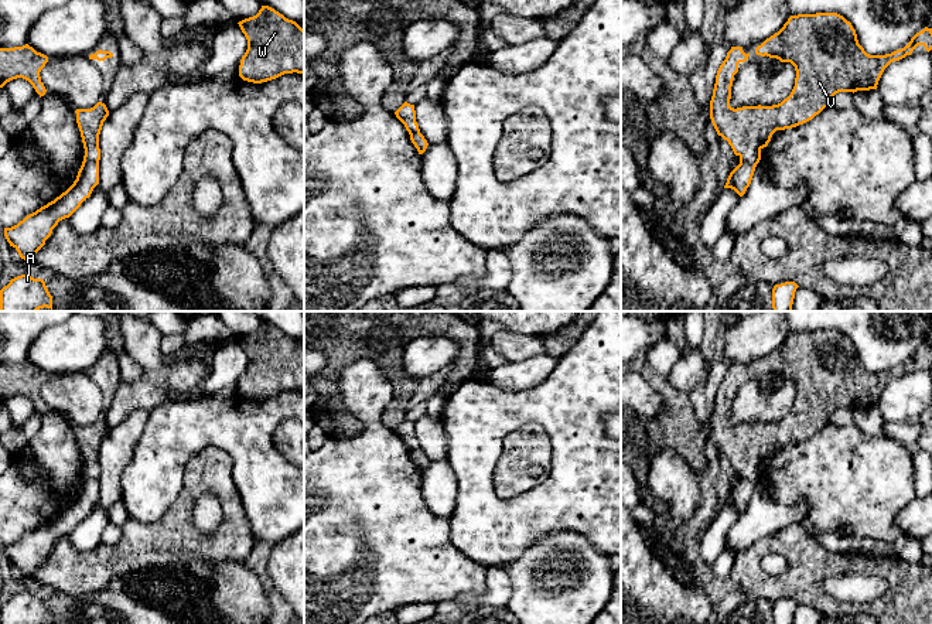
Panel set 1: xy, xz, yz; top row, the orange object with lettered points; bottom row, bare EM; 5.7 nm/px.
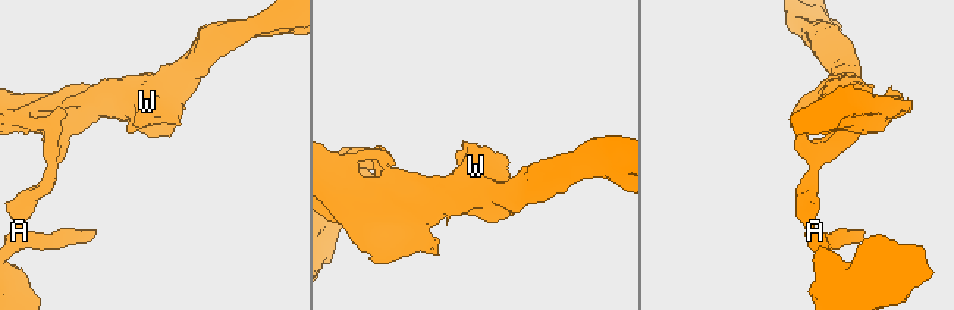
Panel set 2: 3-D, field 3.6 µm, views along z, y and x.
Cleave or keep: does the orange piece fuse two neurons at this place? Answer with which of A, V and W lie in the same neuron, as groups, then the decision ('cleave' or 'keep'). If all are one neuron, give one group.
groups A / V W; cleave

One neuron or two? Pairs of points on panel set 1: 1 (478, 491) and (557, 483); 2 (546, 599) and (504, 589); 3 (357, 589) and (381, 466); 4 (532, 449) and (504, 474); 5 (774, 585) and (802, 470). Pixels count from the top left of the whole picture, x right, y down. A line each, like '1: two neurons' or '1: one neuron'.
1: one neuron
2: two neurons
3: one neuron
4: one neuron
5: two neurons

